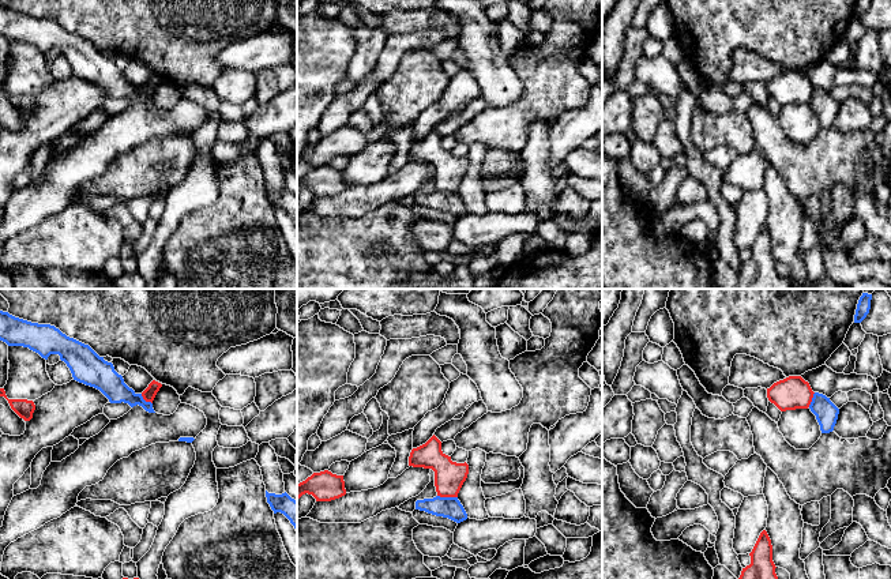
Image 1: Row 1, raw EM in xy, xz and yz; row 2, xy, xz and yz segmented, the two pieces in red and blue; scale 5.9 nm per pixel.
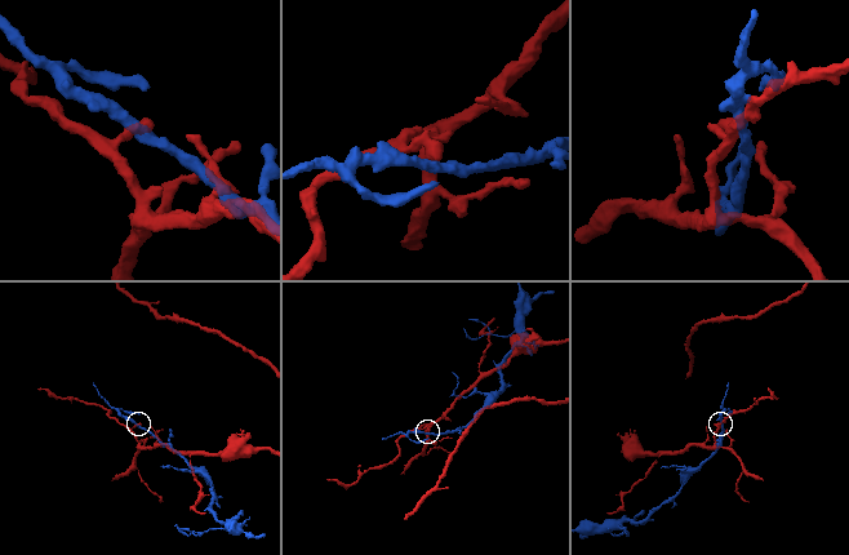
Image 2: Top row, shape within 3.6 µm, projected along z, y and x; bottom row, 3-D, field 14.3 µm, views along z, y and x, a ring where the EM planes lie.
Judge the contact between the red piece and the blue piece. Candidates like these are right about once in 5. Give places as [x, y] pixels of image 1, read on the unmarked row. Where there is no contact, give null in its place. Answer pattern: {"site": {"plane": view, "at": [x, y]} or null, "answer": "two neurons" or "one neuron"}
{"site": {"plane": "xz", "at": [447, 191]}, "answer": "two neurons"}

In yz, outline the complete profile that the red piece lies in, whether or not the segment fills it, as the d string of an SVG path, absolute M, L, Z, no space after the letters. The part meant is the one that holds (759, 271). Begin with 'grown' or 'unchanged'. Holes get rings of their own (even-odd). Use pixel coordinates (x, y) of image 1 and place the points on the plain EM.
unchanged; M763 225L749 248L751 259L742 263L738 272L737 289L792 289L789 278L781 278L772 256L772 240Z

